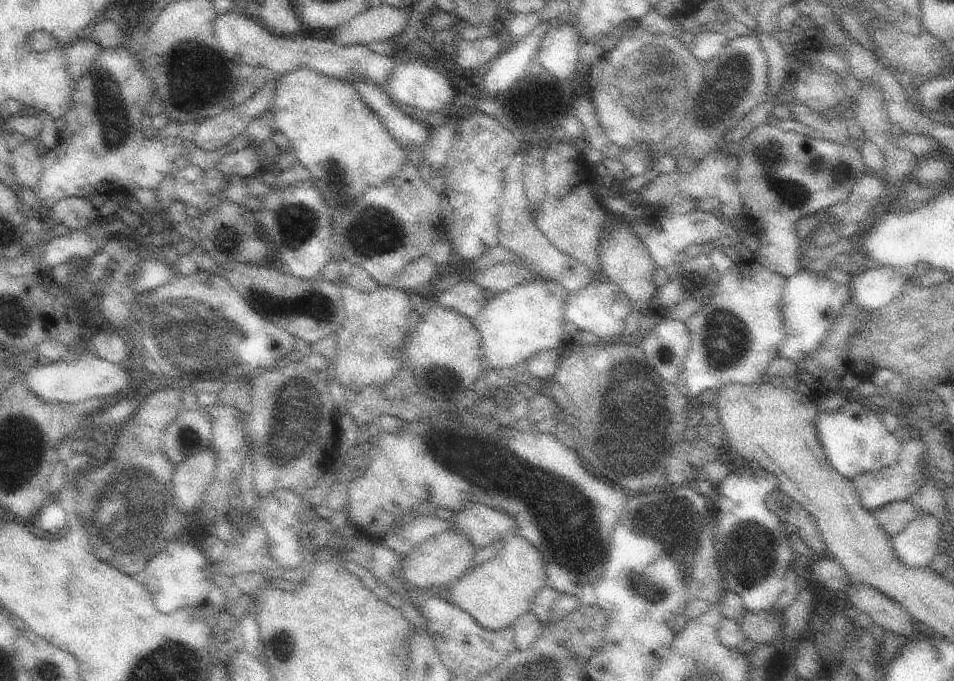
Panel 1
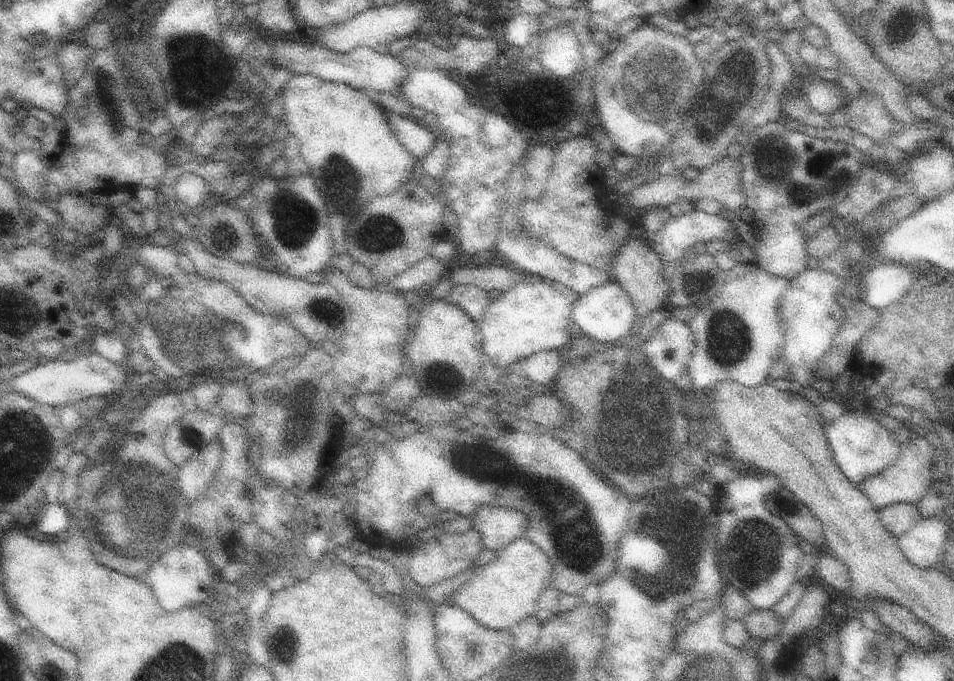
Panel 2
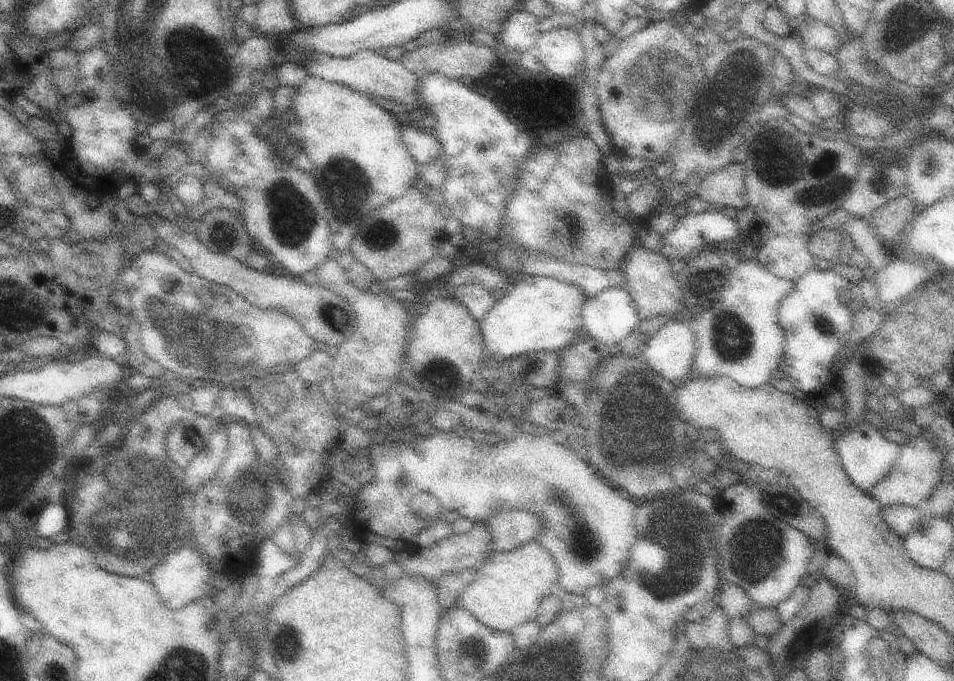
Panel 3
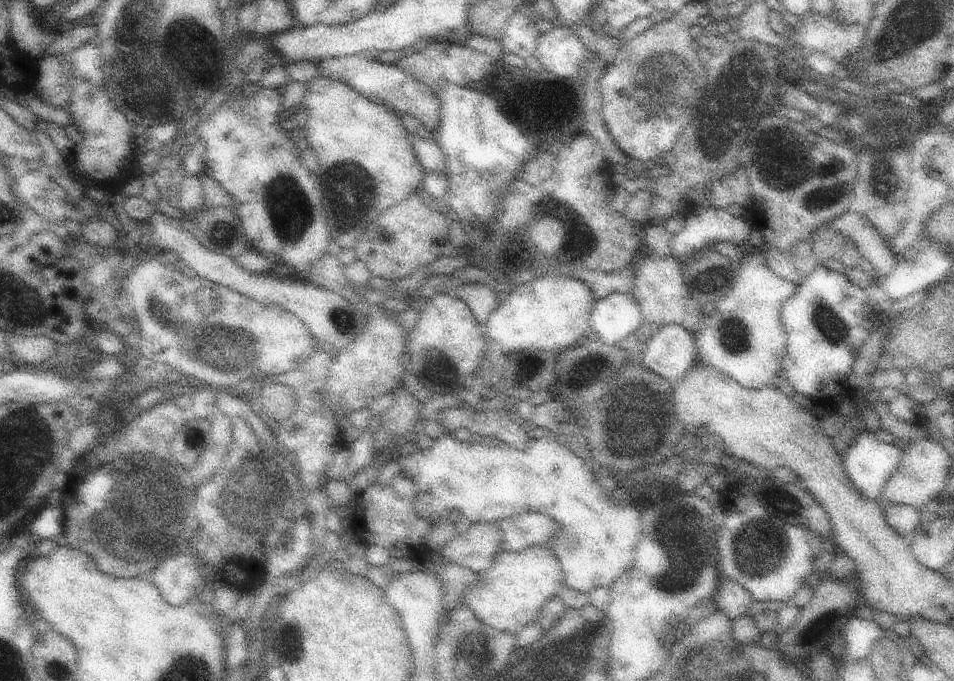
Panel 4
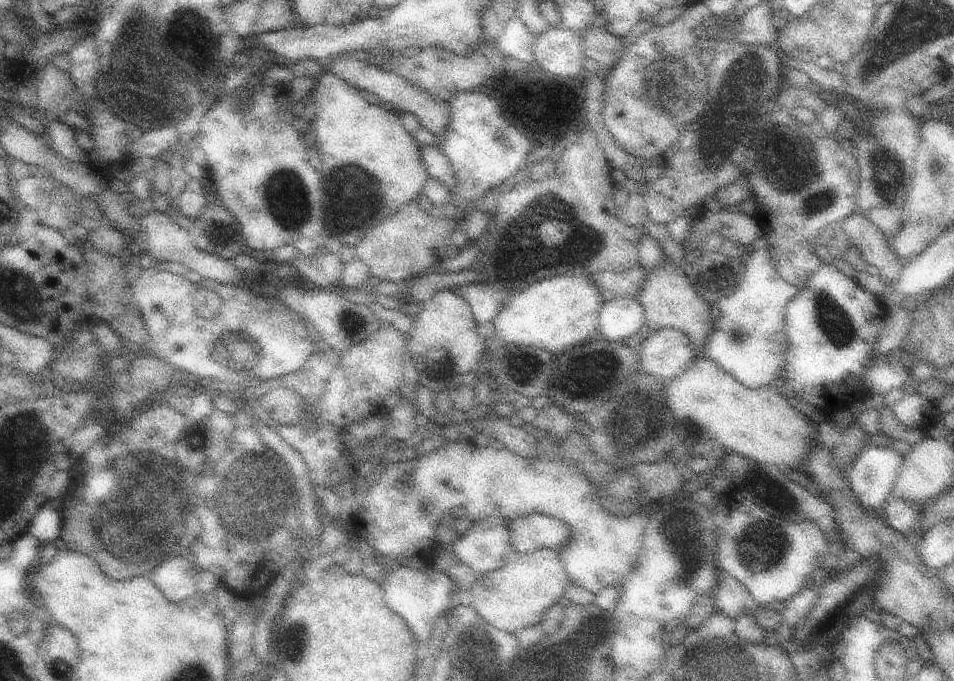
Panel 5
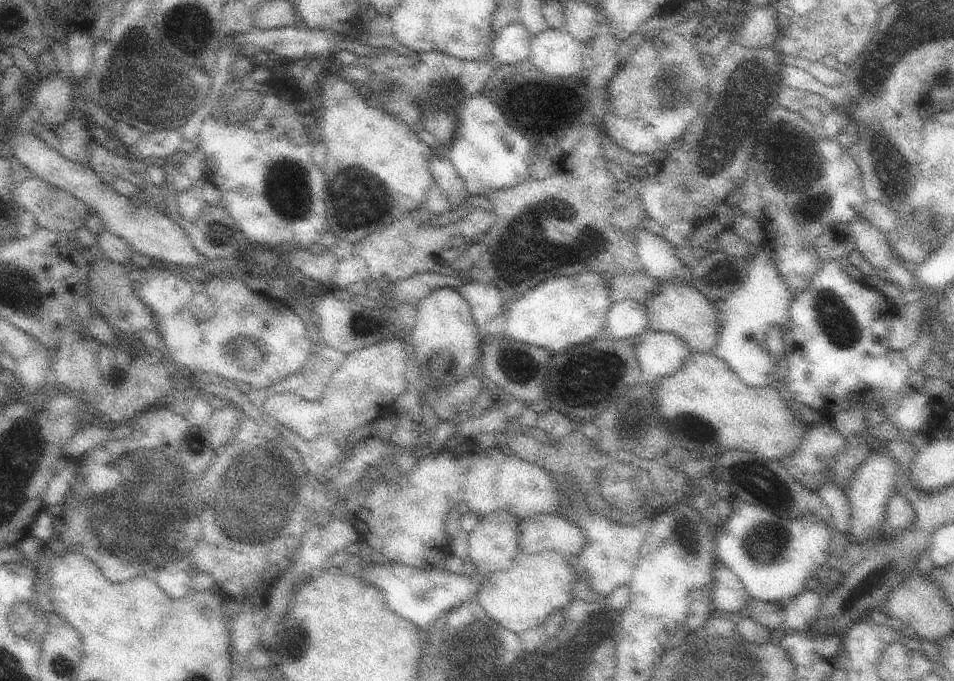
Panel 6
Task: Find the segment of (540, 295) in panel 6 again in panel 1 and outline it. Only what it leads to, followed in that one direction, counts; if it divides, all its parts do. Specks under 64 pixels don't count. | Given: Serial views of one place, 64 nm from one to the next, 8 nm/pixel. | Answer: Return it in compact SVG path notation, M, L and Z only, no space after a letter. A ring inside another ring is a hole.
M531 280L515 286L503 294L487 300L487 306L473 320L479 336L481 336L481 352L483 364L493 368L509 368L521 366L543 350L563 350L563 342L569 338L565 334L565 310L567 310L569 292L553 280Z

